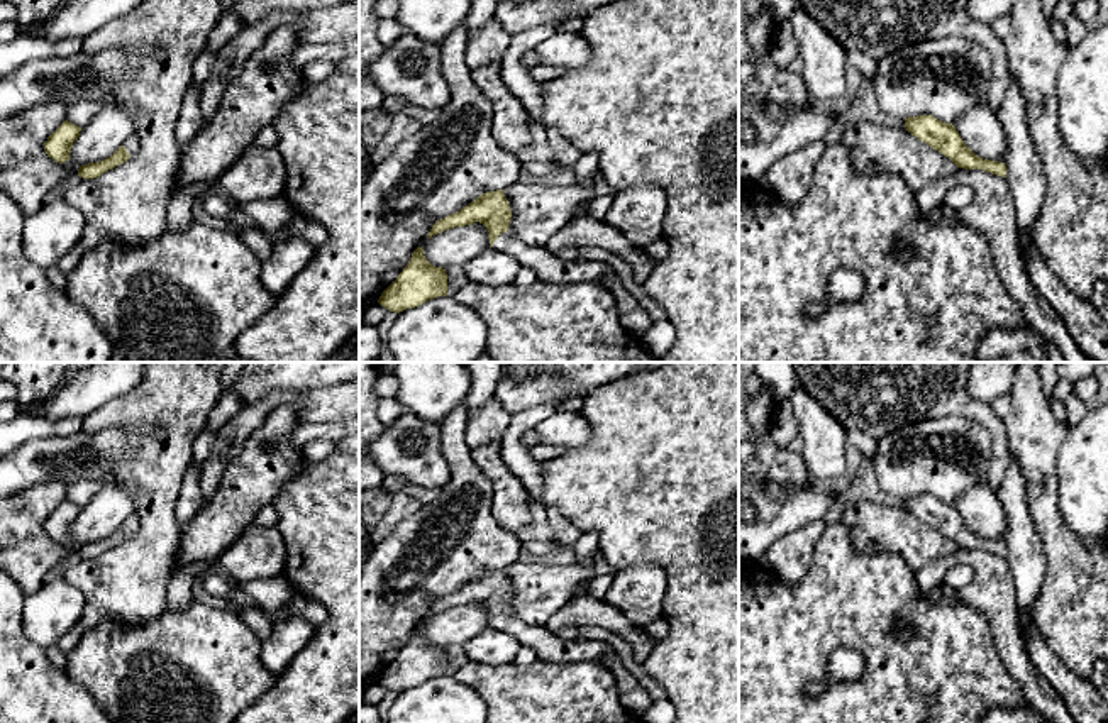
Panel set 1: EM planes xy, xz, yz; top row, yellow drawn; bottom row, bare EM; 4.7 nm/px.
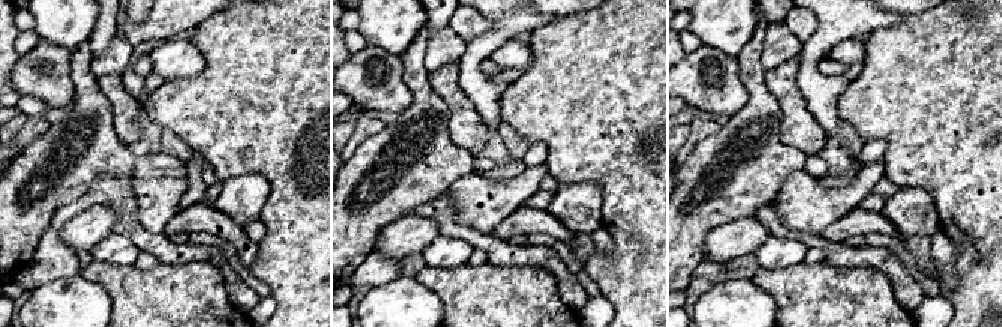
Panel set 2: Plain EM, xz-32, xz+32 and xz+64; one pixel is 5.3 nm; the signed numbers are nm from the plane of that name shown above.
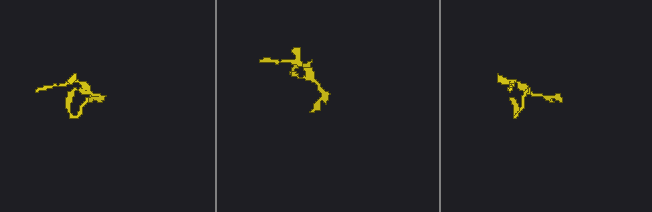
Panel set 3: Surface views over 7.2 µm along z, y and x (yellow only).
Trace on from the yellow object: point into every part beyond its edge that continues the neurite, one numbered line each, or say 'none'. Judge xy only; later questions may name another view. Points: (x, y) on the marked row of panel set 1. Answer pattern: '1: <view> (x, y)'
1: xy (132, 144)

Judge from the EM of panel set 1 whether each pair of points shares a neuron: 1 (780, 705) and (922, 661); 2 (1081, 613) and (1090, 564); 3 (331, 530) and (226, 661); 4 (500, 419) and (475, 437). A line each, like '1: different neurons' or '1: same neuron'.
1: same neuron
2: same neuron
3: different neurons
4: same neuron

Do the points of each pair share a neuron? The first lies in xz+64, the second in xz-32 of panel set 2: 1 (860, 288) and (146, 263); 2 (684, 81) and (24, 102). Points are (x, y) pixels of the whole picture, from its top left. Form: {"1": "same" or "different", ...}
{"1": "different", "2": "different"}

